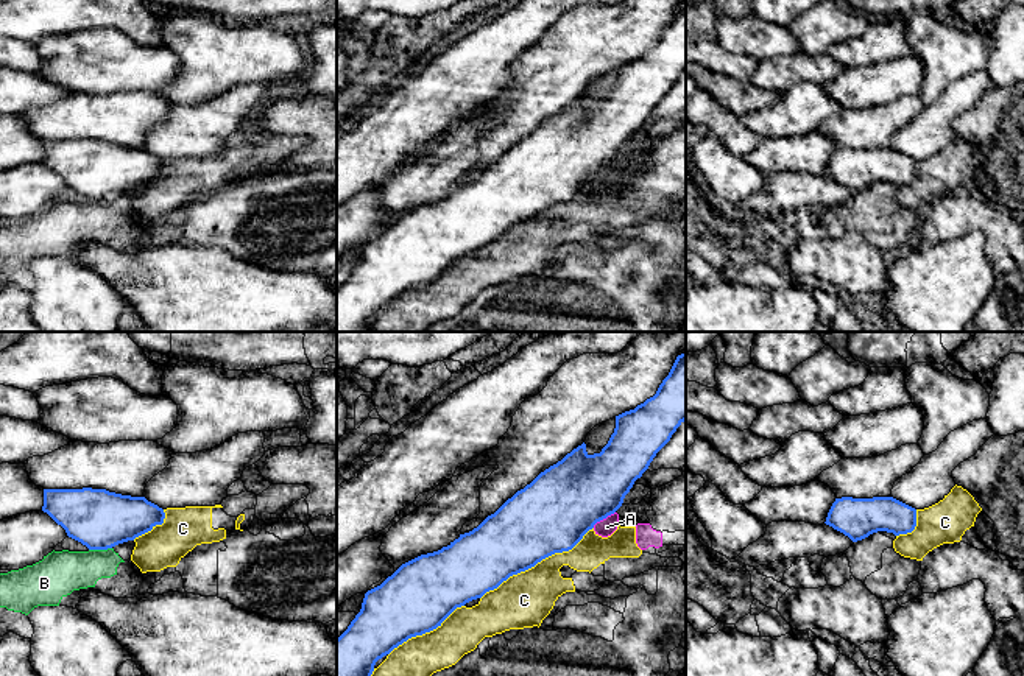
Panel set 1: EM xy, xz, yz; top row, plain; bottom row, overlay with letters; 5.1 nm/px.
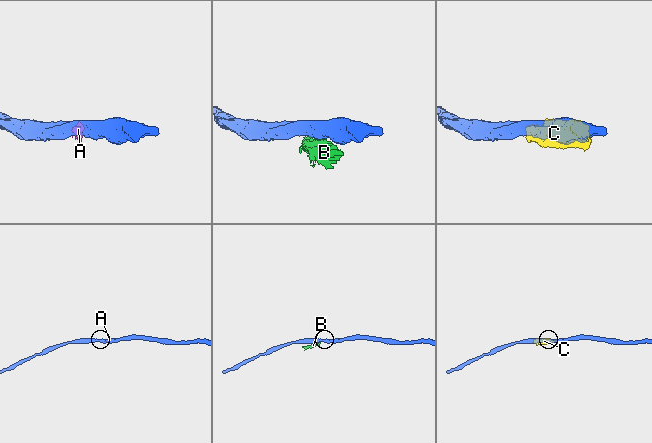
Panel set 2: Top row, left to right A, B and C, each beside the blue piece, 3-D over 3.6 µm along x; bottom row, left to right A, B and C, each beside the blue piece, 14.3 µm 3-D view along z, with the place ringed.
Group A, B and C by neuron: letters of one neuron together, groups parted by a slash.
A C / B

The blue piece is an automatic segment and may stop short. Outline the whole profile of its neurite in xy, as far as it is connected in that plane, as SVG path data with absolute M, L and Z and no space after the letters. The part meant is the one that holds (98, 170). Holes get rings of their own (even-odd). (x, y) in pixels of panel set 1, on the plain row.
M44 140L44 157L67 187L89 201L108 201L162 176L165 164L145 148L106 140Z

